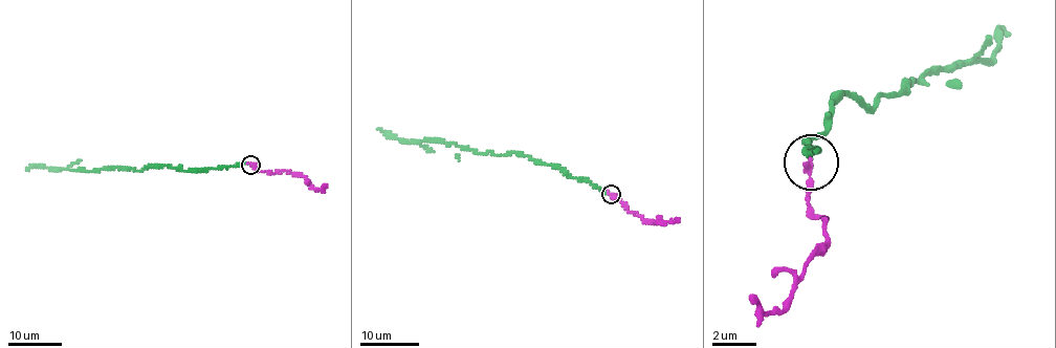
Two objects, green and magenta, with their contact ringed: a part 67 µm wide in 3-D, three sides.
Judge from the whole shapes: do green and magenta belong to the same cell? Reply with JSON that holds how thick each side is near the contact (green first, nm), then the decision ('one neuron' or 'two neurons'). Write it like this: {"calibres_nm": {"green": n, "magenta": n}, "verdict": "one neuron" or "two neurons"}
{"calibres_nm": {"green": 40, "magenta": 260}, "verdict": "two neurons"}

